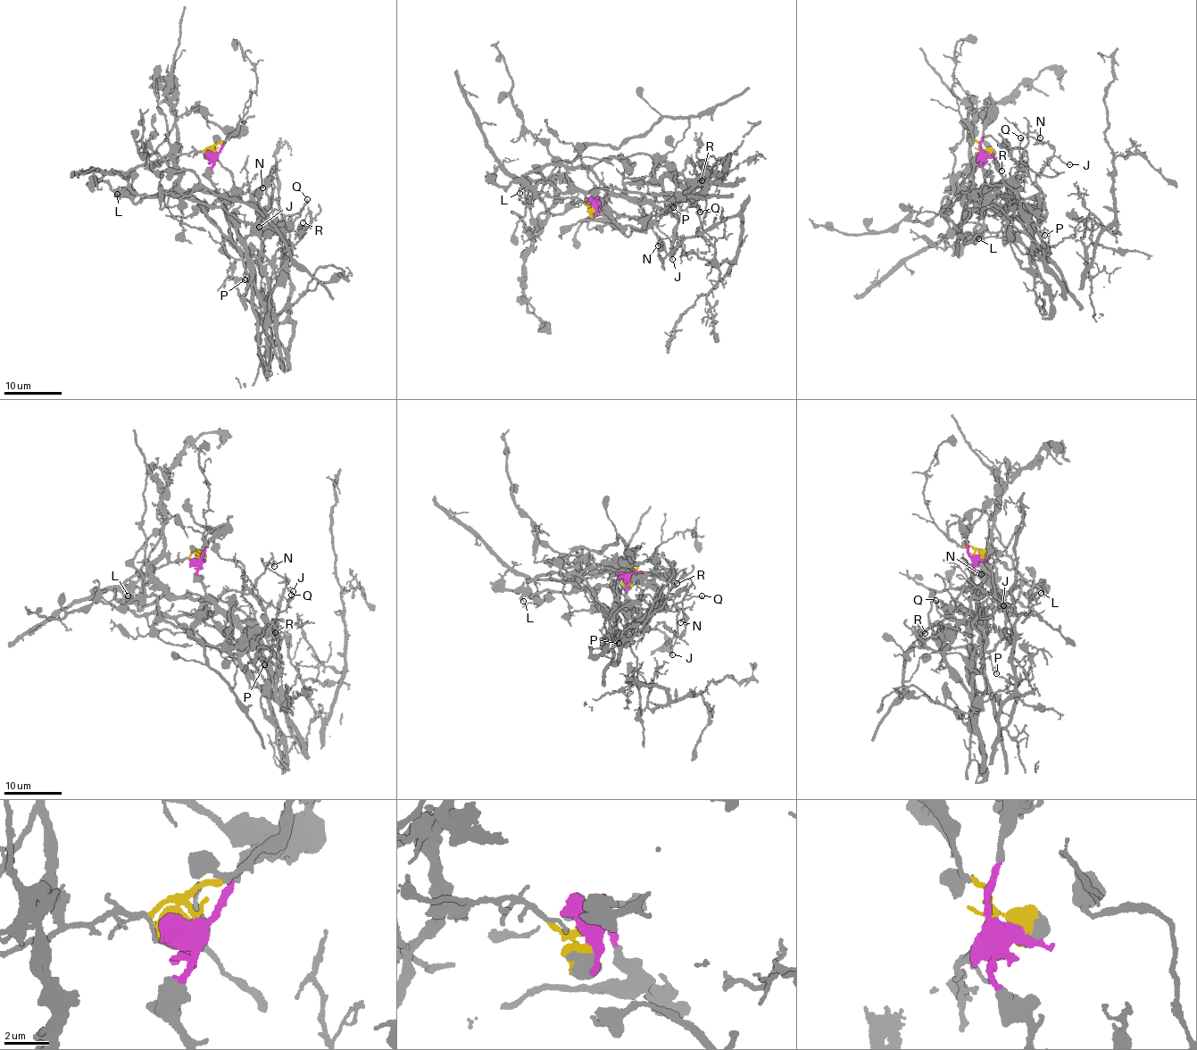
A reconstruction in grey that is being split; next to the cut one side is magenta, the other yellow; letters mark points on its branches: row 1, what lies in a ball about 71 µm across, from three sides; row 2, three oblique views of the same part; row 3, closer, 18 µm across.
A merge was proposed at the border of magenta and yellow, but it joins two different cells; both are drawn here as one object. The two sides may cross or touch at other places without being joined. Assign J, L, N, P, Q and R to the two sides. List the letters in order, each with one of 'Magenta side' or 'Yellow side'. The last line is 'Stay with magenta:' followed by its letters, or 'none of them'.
J: Magenta side
L: Magenta side
N: Magenta side
P: Magenta side
Q: Magenta side
R: Magenta side
Stay with magenta: J, L, N, P, Q, R

